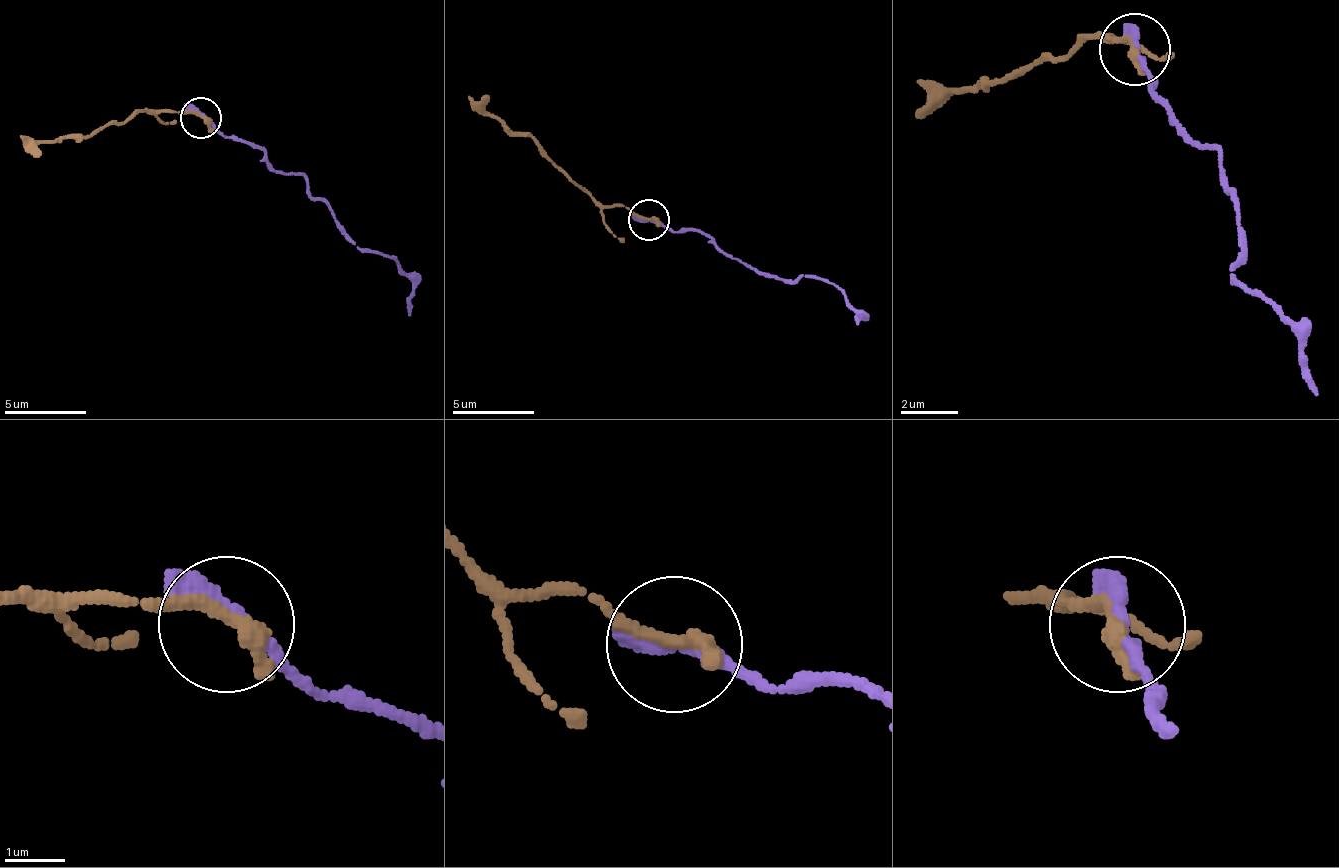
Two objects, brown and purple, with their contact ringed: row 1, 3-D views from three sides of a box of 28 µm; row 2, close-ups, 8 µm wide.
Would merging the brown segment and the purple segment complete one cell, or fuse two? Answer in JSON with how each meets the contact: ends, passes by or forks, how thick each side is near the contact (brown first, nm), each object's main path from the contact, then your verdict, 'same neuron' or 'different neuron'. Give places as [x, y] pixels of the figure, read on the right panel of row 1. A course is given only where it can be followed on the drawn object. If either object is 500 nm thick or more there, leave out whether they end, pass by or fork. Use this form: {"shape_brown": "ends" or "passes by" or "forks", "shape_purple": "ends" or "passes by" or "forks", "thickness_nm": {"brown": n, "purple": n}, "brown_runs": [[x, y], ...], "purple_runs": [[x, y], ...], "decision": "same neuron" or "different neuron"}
{"shape_brown": "ends", "shape_purple": "passes by", "thickness_nm": {"brown": 340, "purple": 240}, "brown_runs": [[1136, 51], [1108, 36], [1000, 79], [915, 79]], "purple_runs": [[1136, 43], [1158, 79], [1150, 93], [1193, 143], [1222, 158], [1236, 279], [1300, 336], [1315, 393]], "decision": "same neuron"}

